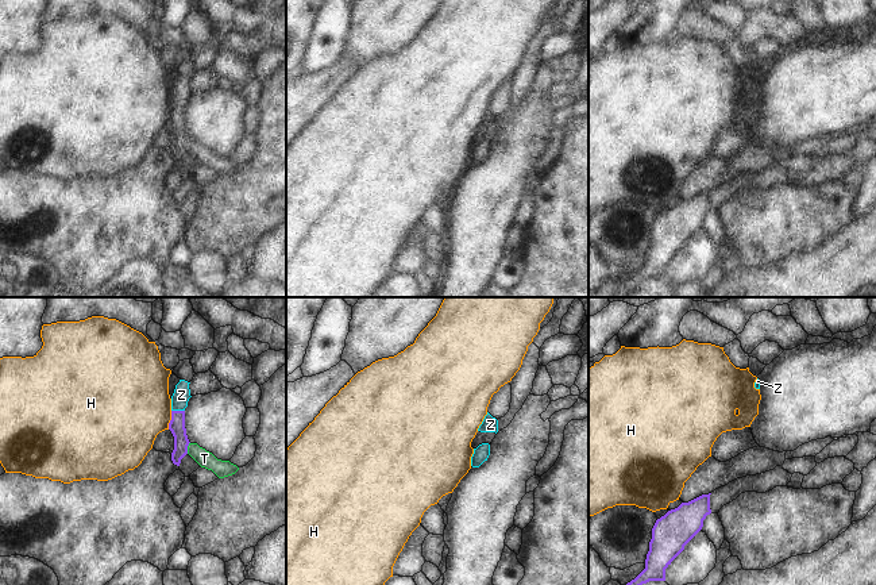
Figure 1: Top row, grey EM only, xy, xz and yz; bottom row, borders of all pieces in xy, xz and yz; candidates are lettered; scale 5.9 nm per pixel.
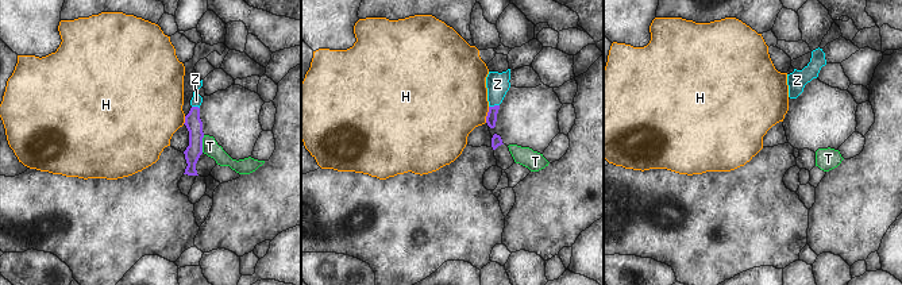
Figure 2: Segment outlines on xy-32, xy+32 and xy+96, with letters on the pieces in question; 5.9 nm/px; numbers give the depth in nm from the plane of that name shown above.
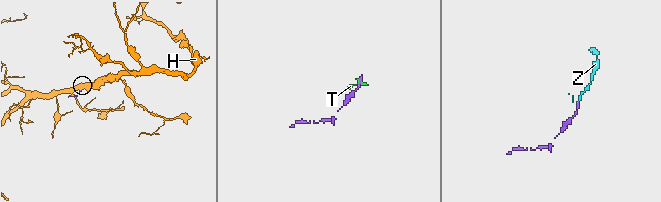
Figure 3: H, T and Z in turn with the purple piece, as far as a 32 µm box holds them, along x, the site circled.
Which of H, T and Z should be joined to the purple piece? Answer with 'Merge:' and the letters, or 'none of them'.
Merge: Z

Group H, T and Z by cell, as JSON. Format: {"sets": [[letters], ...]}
{"sets": [["H"], ["T"], ["Z"]]}

